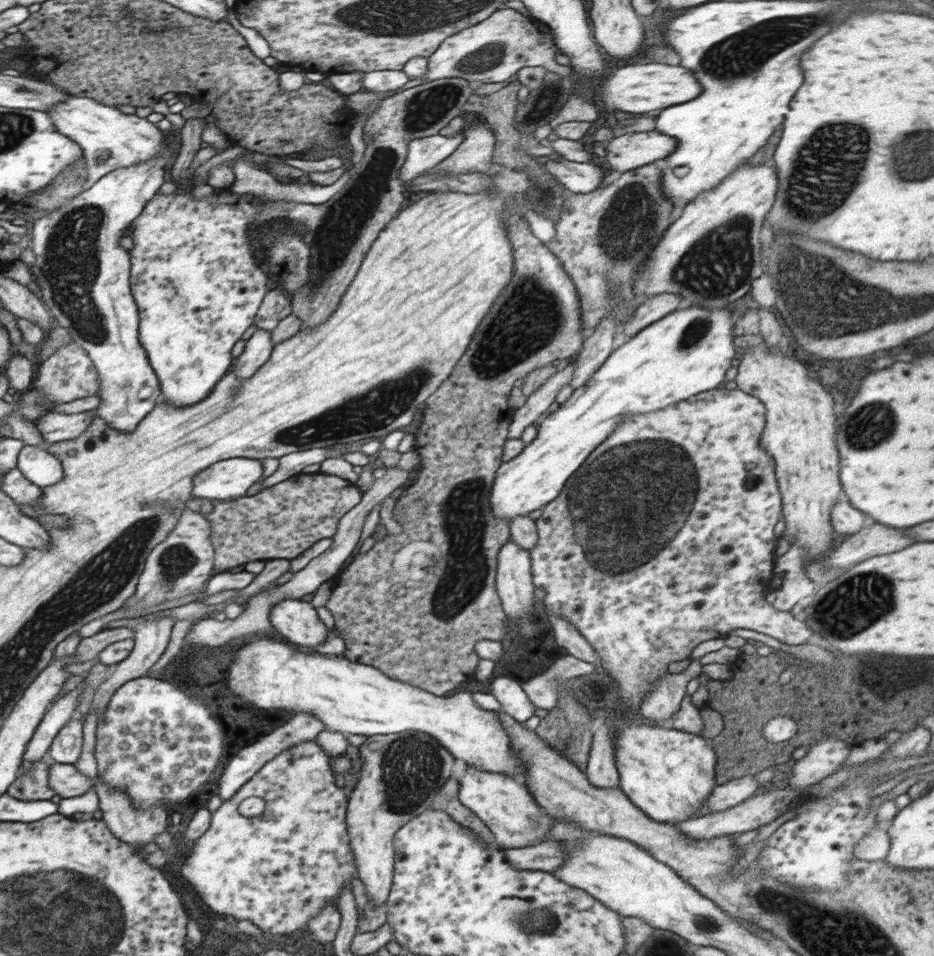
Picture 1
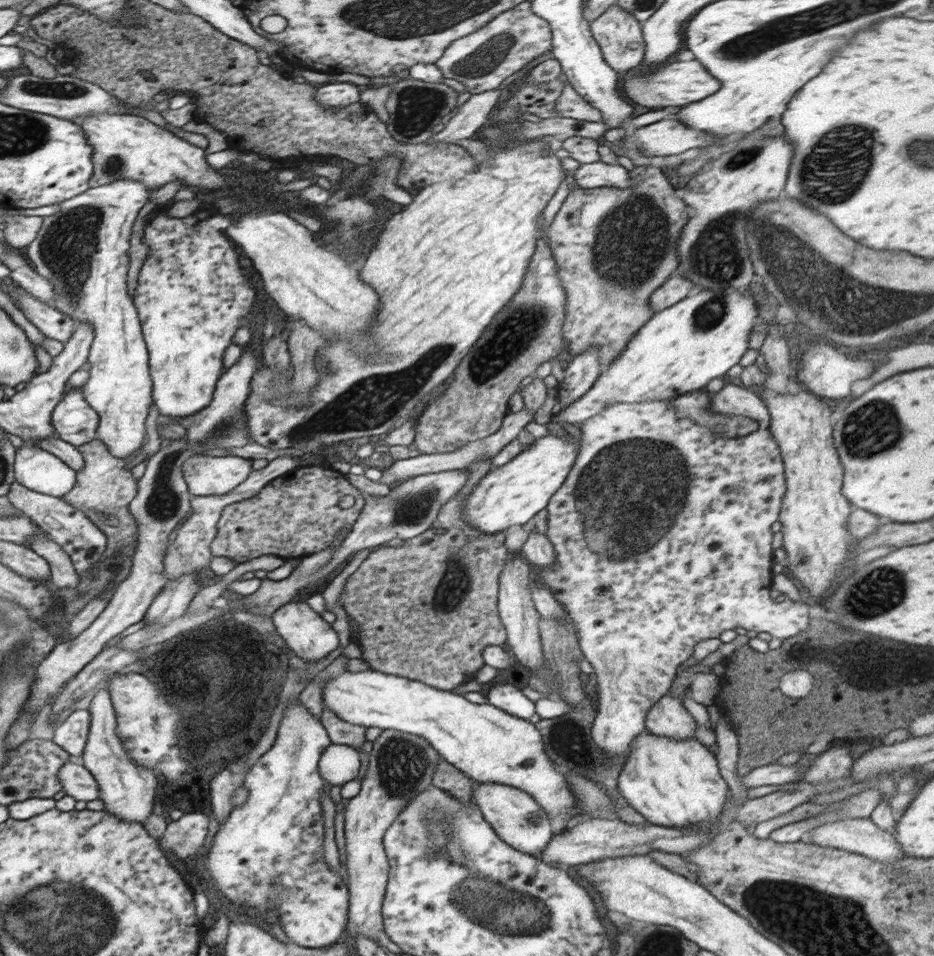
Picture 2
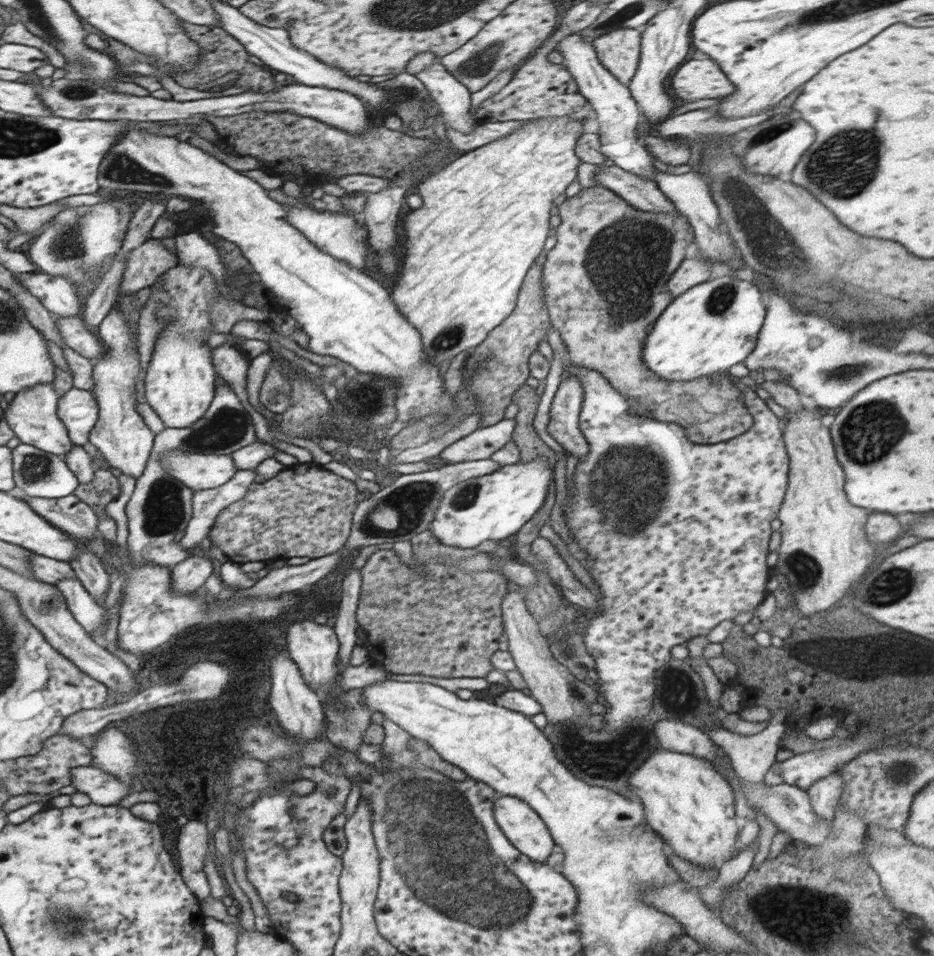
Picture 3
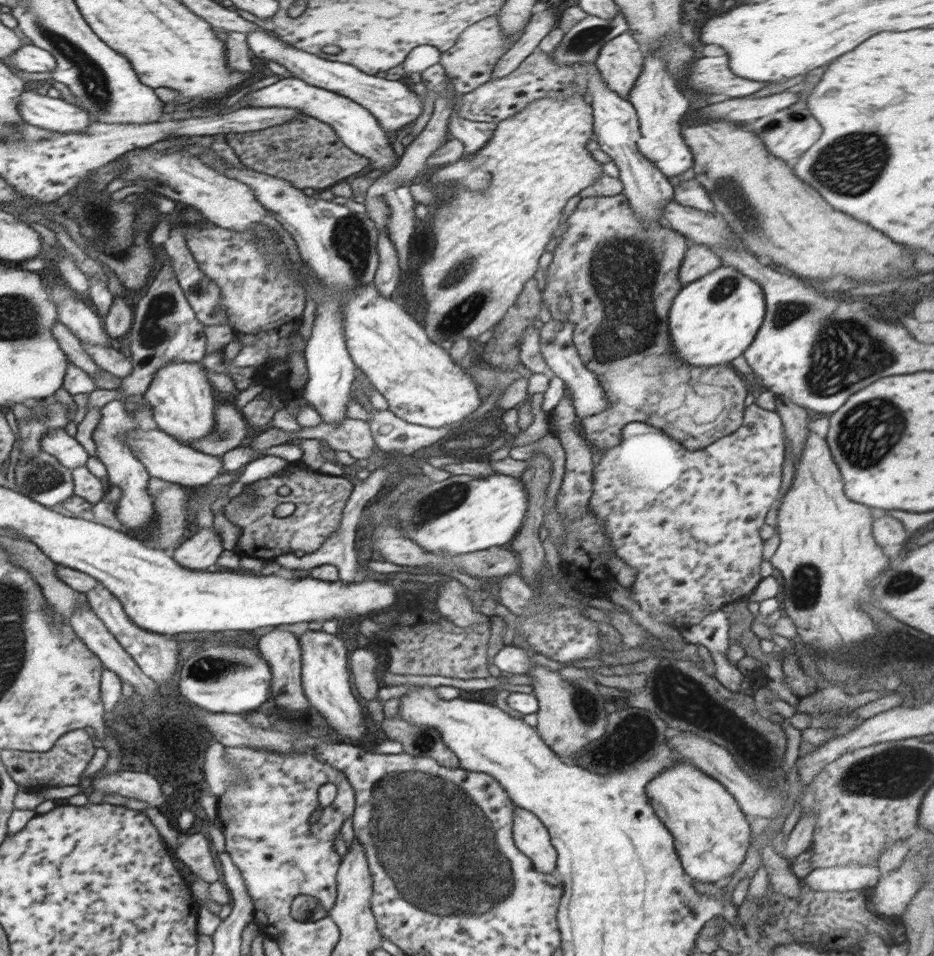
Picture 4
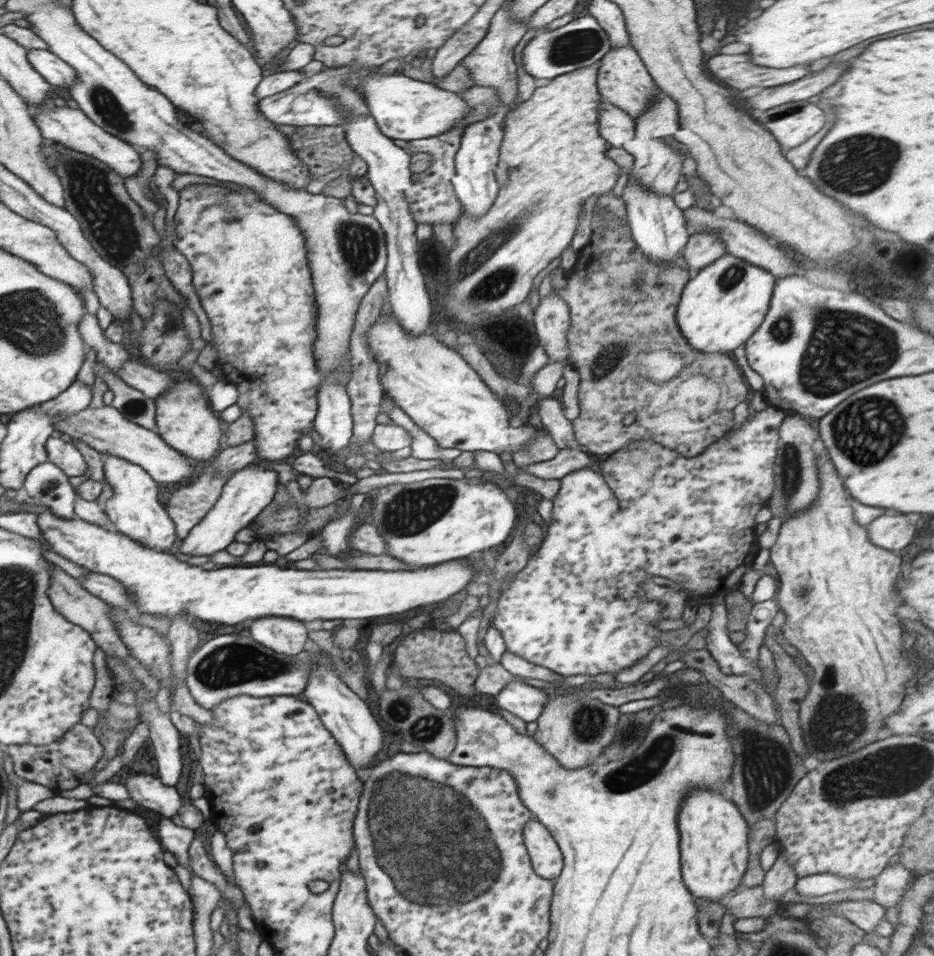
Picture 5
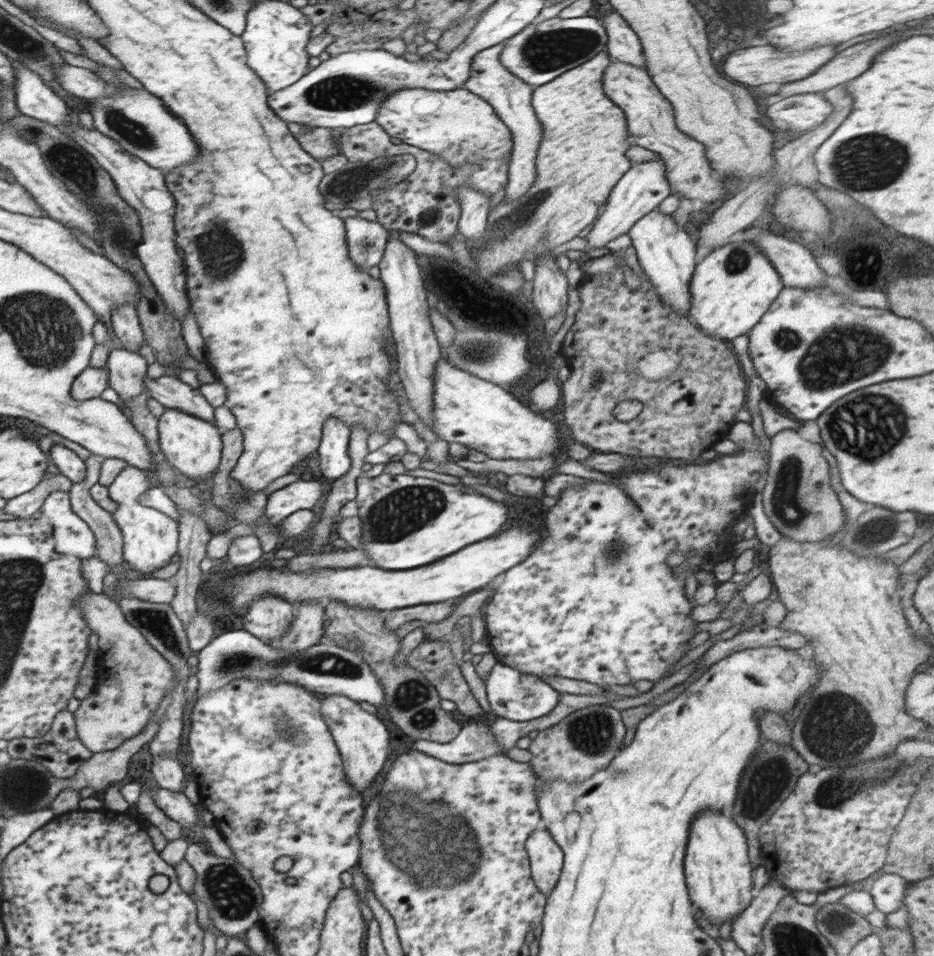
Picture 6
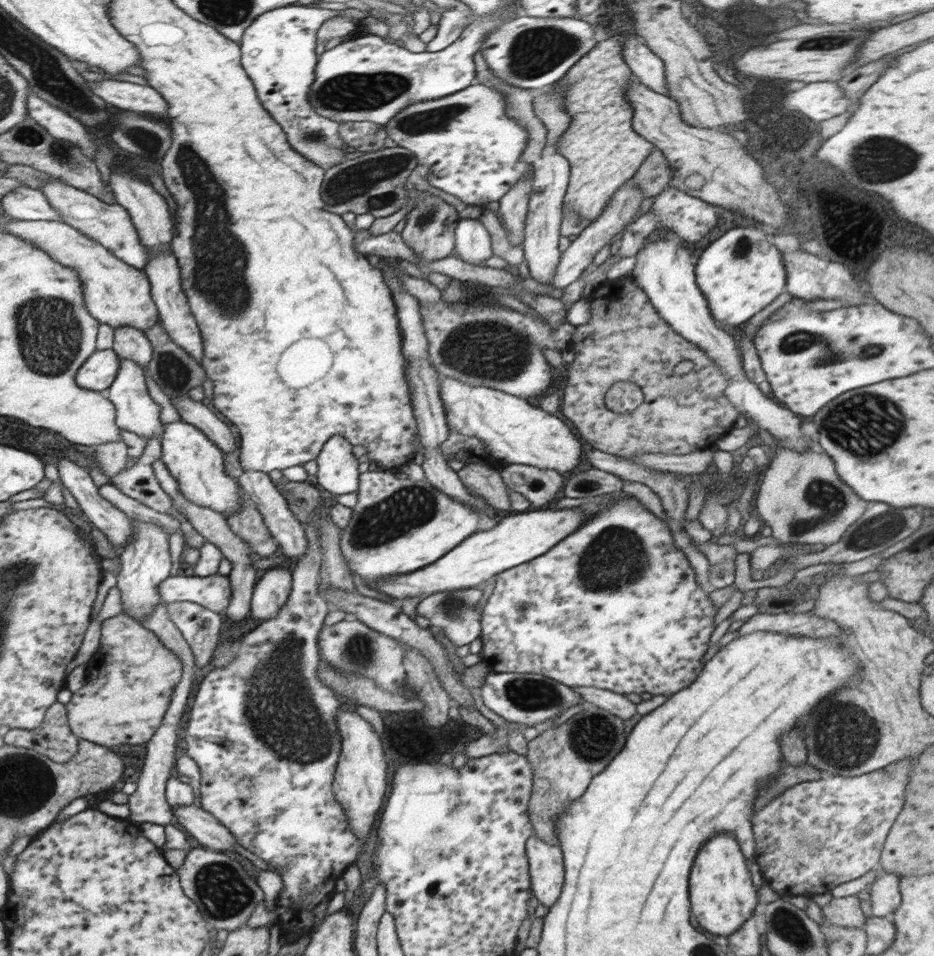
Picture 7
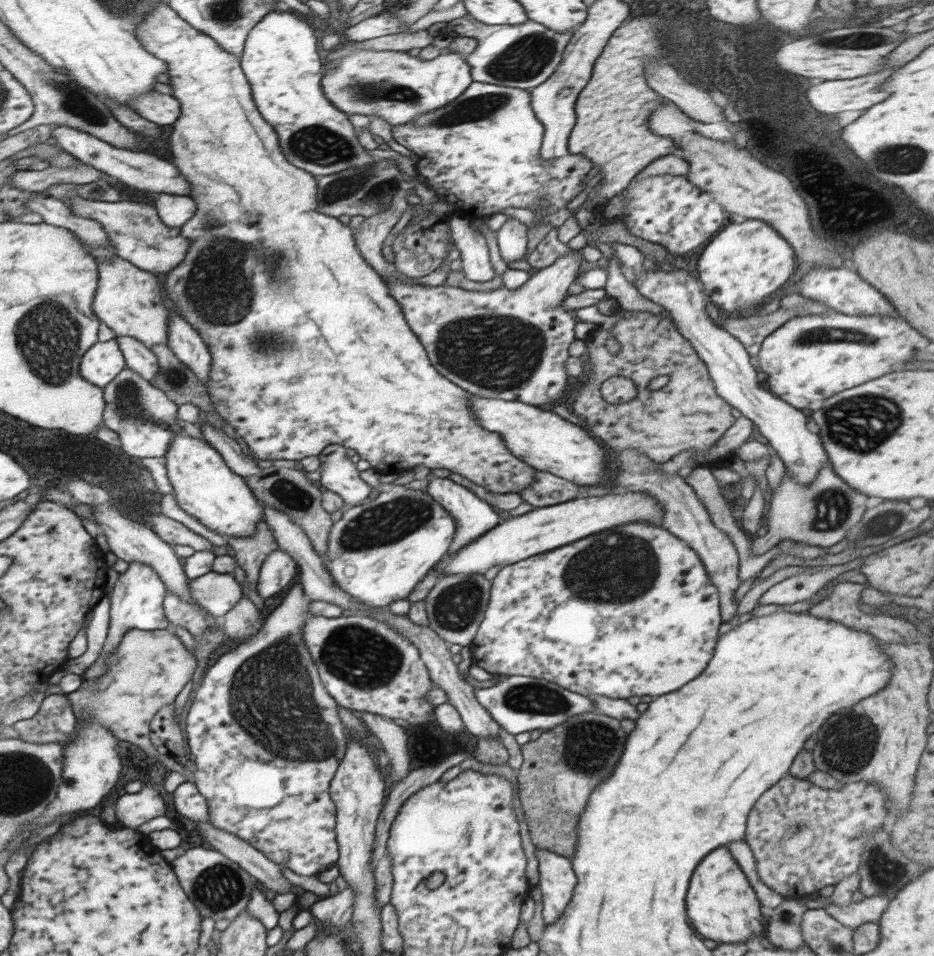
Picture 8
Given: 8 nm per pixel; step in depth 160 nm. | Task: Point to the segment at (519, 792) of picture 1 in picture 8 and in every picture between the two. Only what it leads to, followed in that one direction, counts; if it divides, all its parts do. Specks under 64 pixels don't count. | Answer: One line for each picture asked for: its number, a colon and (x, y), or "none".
2: (515, 816)
3: (524, 829)
4: (531, 837)
5: (546, 859)
6: (546, 858)
7: (546, 869)
8: (557, 882)

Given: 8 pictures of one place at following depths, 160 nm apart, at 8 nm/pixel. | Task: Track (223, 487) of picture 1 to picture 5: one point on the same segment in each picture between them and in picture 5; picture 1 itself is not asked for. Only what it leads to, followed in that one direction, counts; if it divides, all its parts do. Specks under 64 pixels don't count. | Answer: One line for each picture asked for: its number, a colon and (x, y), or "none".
2: (205, 475)
3: (196, 471)
4: (164, 457)
5: (105, 429)

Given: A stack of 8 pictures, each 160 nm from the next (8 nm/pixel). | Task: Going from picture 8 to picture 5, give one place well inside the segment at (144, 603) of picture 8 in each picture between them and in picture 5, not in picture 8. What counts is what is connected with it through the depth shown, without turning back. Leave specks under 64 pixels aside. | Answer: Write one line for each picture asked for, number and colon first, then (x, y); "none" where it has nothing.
5: (134, 509)
6: (150, 537)
7: (145, 560)

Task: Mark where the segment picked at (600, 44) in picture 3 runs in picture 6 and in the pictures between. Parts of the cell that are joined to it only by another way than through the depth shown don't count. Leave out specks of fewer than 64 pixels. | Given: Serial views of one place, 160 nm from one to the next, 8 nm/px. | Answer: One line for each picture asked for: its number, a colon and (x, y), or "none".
4: (620, 61)
5: (622, 79)
6: (650, 118)

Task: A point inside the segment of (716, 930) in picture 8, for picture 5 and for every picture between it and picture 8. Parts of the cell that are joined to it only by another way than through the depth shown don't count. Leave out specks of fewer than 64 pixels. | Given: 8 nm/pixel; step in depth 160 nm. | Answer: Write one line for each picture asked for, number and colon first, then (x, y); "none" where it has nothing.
5: (714, 838)
6: (719, 879)
7: (722, 895)

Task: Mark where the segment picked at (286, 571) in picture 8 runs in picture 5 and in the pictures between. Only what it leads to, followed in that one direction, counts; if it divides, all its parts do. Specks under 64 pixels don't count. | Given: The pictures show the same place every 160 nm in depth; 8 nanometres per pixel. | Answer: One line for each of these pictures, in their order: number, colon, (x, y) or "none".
5: (287, 636)
6: (269, 617)
7: (271, 591)

